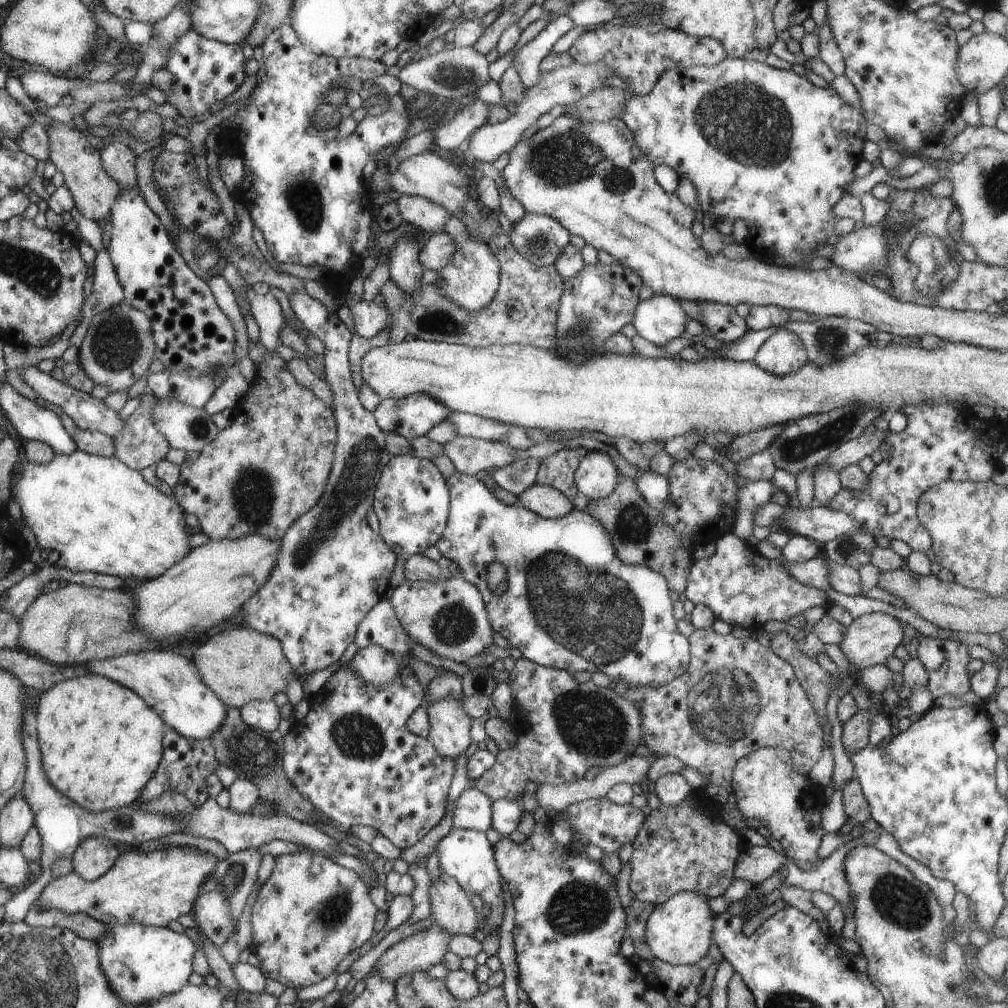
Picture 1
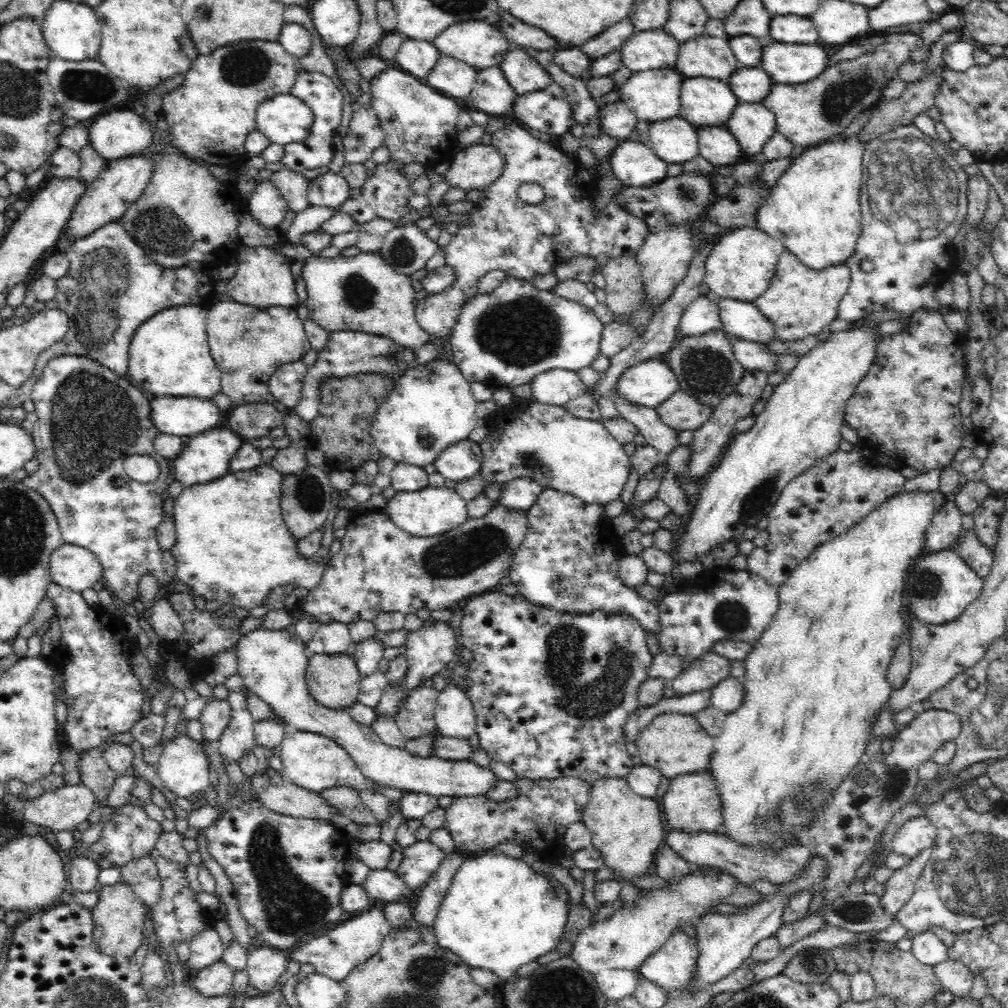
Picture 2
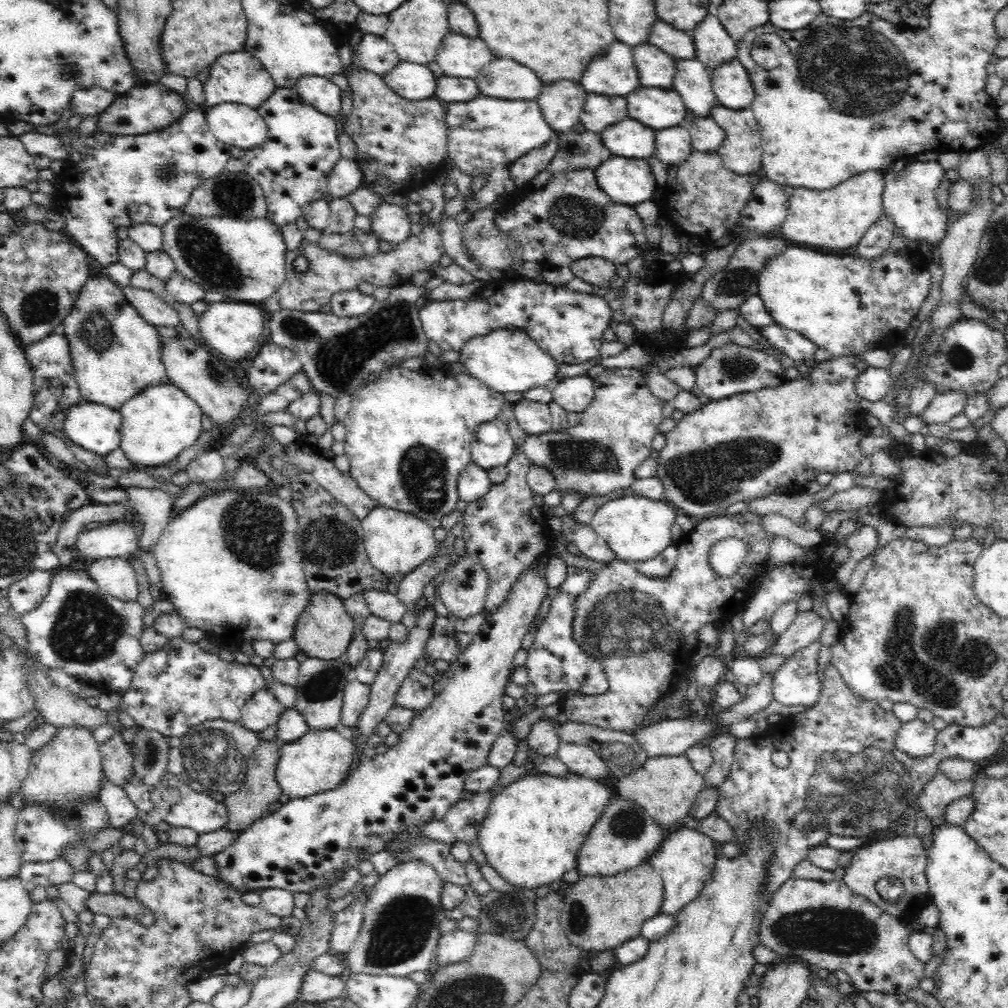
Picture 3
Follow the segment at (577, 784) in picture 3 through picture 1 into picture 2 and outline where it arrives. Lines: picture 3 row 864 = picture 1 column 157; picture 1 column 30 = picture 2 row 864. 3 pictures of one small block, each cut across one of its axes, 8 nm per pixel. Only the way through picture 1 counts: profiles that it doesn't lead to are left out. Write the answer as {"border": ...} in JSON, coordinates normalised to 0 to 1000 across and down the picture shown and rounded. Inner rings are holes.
{"border":[[[494,843],[464,849],[462,855],[452,865],[446,883],[442,885],[438,899],[431,915],[431,927],[437,942],[452,946],[464,960],[480,960],[492,966],[498,976],[504,974],[514,960],[526,954],[534,954],[538,948],[546,946],[554,935],[560,931],[565,907],[565,887],[552,875],[552,871],[540,871],[532,867],[518,851],[506,851]]]}

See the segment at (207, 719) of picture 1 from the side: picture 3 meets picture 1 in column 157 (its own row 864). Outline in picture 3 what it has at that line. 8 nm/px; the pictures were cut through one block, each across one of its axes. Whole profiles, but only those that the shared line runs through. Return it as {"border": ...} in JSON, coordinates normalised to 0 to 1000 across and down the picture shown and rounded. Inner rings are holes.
{"border":[[[677,821],[663,831],[659,831],[653,845],[643,853],[649,859],[649,865],[655,867],[659,875],[659,897],[657,907],[671,907],[677,905],[685,895],[688,895],[708,865],[708,855],[712,851],[712,841],[706,831],[692,825],[690,821]]]}

